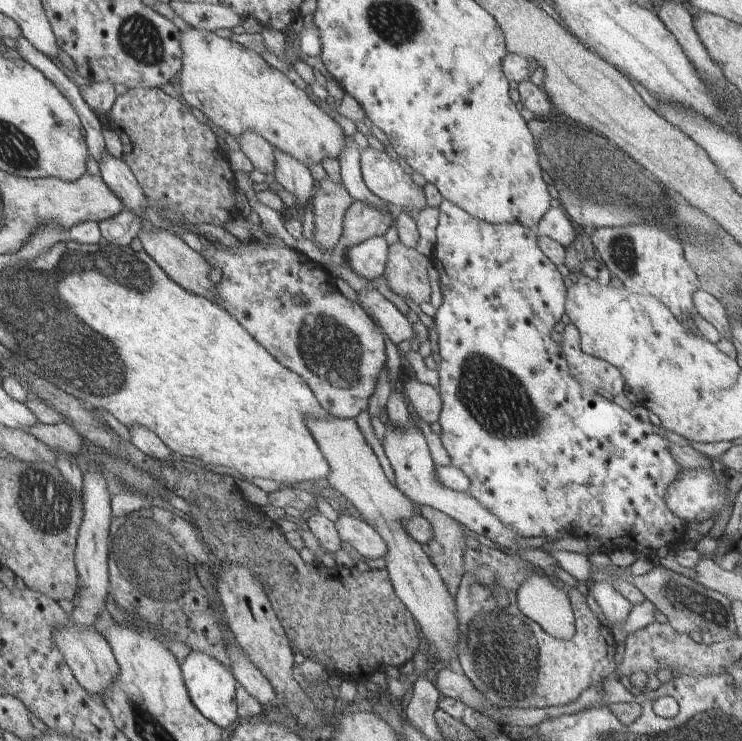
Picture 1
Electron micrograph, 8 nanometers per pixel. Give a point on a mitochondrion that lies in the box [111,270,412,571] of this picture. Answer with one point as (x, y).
(331, 346)

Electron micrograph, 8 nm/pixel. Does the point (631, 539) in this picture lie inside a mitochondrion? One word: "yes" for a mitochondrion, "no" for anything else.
no

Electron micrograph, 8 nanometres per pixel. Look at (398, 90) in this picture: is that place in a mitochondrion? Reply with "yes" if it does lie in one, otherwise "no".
no

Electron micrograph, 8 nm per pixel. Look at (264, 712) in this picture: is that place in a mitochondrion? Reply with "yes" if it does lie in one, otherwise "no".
no

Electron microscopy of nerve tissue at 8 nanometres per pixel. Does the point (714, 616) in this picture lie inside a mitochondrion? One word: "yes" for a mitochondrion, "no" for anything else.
yes

